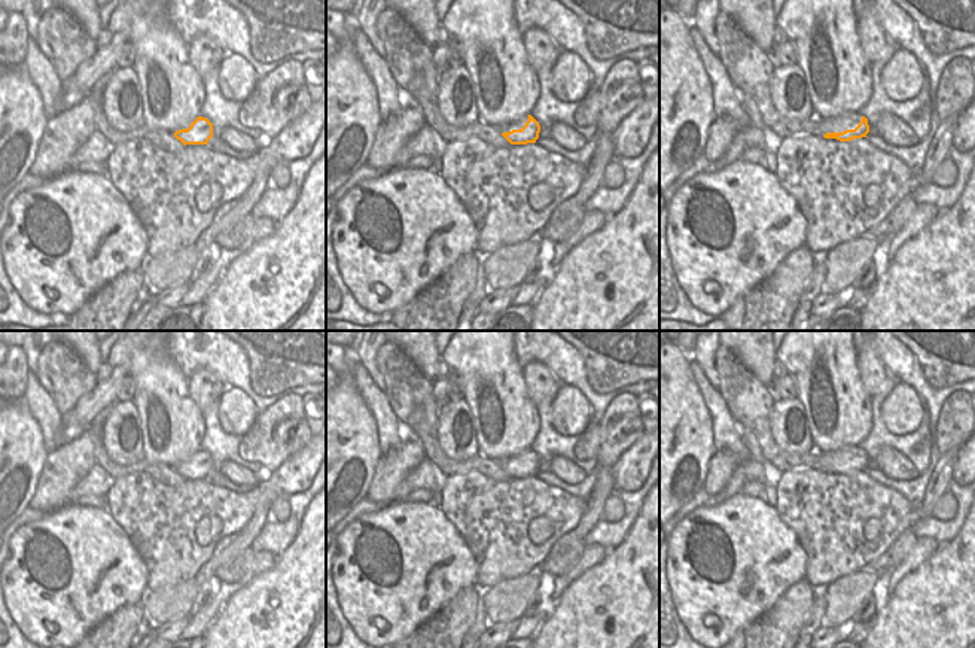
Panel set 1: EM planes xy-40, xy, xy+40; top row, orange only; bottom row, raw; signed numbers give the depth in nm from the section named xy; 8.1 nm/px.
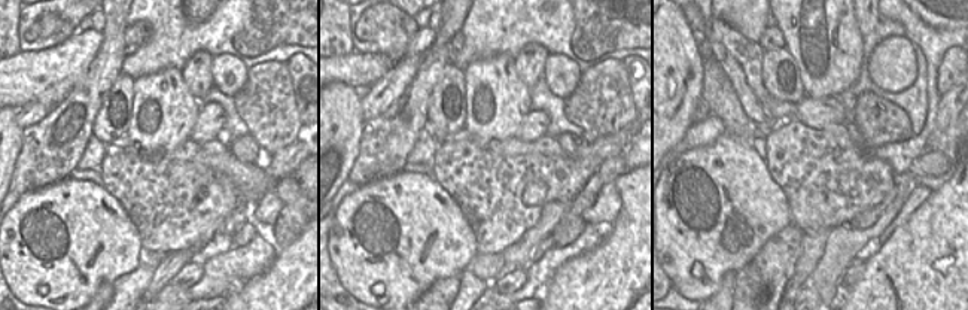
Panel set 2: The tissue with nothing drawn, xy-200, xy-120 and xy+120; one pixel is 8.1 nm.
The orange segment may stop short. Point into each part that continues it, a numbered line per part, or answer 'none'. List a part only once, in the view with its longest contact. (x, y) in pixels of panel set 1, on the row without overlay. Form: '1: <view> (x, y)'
1: xy+40 (849, 453)

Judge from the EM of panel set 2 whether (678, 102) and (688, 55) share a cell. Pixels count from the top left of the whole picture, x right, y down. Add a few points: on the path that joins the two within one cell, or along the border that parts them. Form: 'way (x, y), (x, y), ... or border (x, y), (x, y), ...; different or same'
way (678, 90), (678, 67); same

